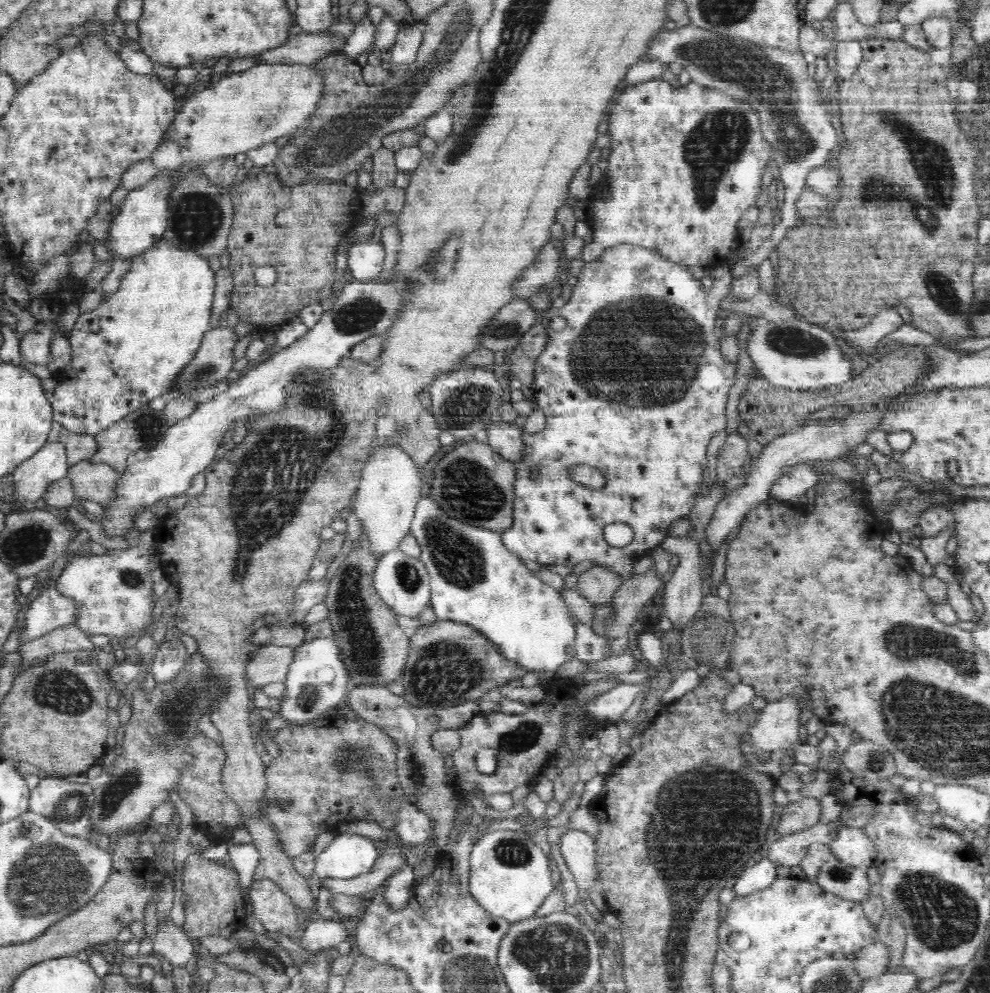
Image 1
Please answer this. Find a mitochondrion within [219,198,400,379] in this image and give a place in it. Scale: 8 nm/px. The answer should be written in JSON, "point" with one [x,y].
{"point":[361,314]}

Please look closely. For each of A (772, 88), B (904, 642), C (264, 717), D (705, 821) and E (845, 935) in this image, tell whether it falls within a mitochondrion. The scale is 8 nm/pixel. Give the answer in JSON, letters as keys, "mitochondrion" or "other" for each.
{"A":"mitochondrion","B":"mitochondrion","C":"other","D":"mitochondrion","E":"other"}

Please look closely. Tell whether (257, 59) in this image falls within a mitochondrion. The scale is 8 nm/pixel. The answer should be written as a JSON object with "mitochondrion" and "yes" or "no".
{"mitochondrion":"no"}

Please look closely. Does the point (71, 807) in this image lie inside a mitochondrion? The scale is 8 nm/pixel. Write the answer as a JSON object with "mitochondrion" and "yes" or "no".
{"mitochondrion":"yes"}

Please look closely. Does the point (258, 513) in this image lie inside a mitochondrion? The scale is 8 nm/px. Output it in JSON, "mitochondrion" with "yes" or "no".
{"mitochondrion":"yes"}

